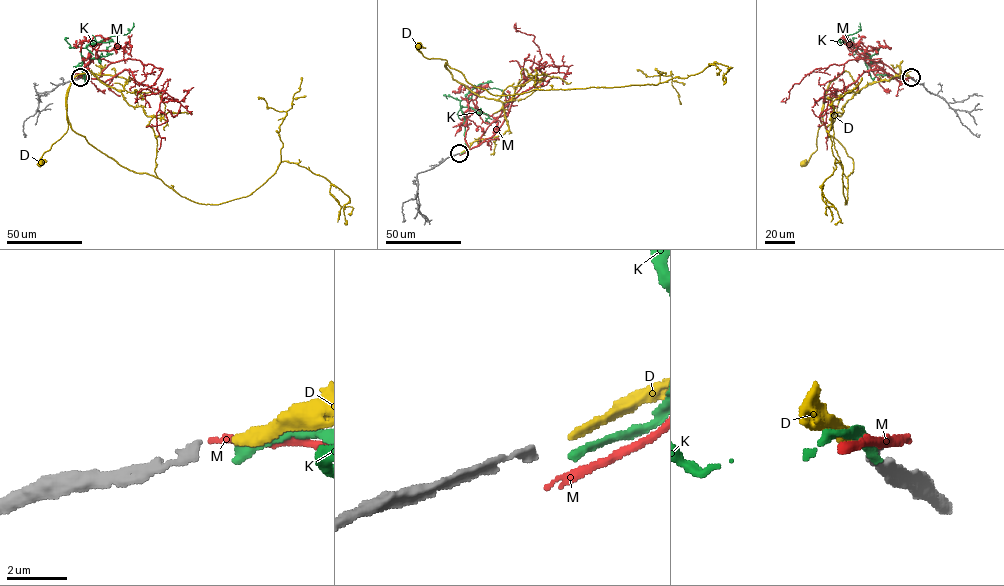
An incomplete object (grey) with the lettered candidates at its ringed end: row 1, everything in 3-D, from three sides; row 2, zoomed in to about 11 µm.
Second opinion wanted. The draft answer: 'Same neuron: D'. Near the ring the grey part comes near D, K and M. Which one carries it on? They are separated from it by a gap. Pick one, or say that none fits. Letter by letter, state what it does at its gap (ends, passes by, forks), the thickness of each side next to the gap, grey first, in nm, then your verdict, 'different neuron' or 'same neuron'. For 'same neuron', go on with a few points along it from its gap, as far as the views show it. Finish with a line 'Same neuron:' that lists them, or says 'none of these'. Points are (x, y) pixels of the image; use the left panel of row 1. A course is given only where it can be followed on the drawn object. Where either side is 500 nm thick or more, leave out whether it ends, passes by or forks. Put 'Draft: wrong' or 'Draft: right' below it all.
D: it ends; calibres 320 and 320 nm; same neuron; course (81, 77), (129, 80), (121, 90), (90, 71), (77, 74), (66, 94), (67, 130), (41, 164)
K: it ends; calibres 320 and 360 nm; different neuron
M: it ends; calibres 320 and 320 nm; different neuron
Same neuron: D
Draft: right

